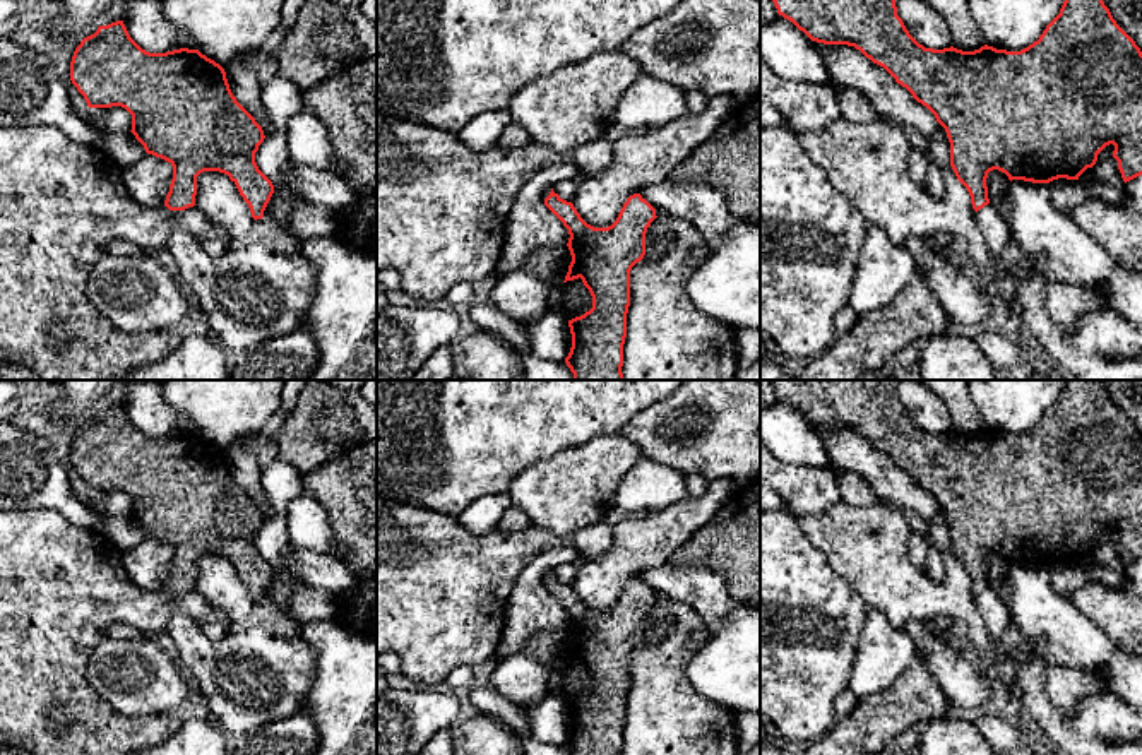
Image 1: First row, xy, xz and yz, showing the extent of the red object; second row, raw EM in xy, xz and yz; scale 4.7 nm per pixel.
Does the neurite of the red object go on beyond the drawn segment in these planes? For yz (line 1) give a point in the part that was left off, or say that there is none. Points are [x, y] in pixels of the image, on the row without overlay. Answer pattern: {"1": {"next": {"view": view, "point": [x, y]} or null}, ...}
{"1": {"next": null}}

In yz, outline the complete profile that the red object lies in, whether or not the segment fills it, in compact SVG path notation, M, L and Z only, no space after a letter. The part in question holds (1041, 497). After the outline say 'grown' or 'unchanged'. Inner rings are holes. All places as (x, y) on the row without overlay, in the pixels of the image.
M770 380L777 397L791 404L812 425L848 428L883 450L897 467L926 490L945 512L950 526L950 550L967 572L972 592L990 587L986 562L998 553L1008 563L1050 567L1058 562L1079 563L1092 551L1097 538L1109 527L1123 565L1142 558L1142 435L1116 407L1103 380L1065 380L1060 397L1038 425L1020 435L981 430L962 435L925 431L897 399L895 380Z | unchanged

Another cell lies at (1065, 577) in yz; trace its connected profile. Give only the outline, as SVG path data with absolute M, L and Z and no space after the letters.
M1058 562L1048 567L1048 575L1051 587L1062 597L1070 597L1070 594L1089 584L1092 579L1079 567L1079 563Z

